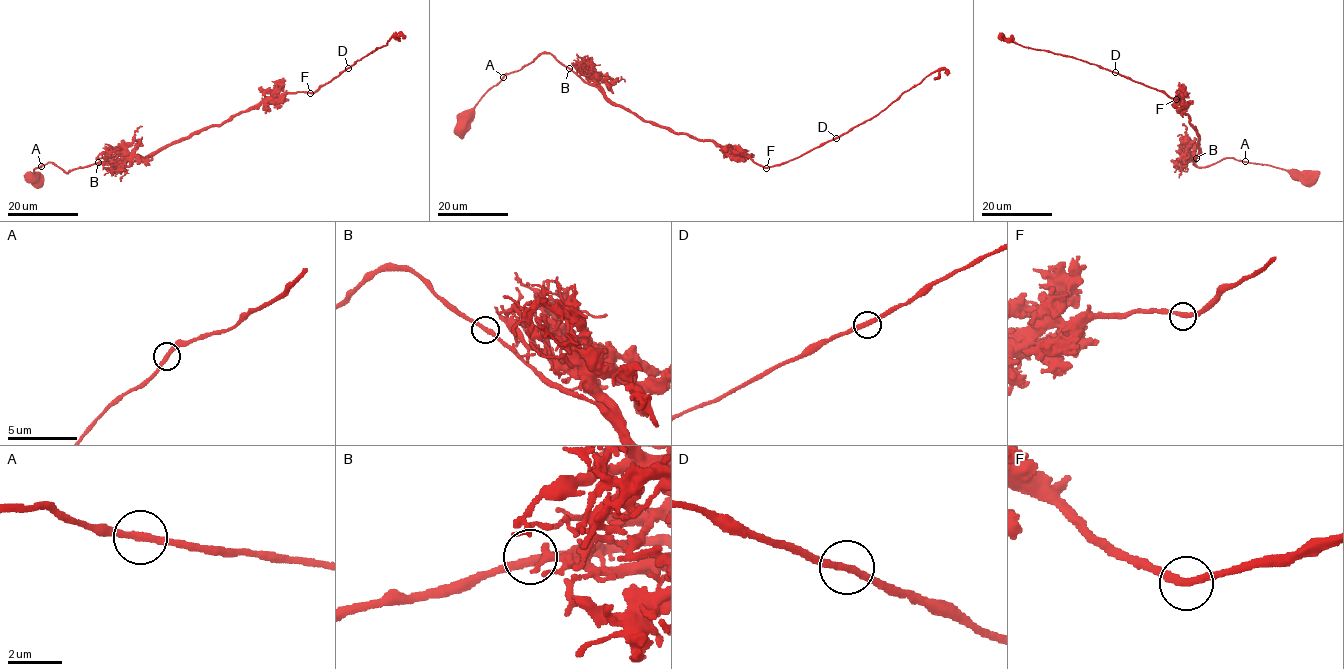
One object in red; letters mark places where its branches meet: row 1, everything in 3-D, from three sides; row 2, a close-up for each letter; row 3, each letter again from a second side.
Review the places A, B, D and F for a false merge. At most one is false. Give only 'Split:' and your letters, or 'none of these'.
Split: none of these

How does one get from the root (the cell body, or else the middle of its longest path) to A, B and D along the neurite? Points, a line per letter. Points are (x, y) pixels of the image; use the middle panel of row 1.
A: (461, 127), (470, 121), (474, 105), (503, 77)
B: (461, 127), (470, 121), (473, 107), (489, 89), (506, 75), (520, 70), (543, 53), (551, 53), (569, 68)
D: (461, 127), (479, 99), (506, 75), (549, 53), (646, 120), (709, 140), (764, 167), (797, 158), (836, 138)

